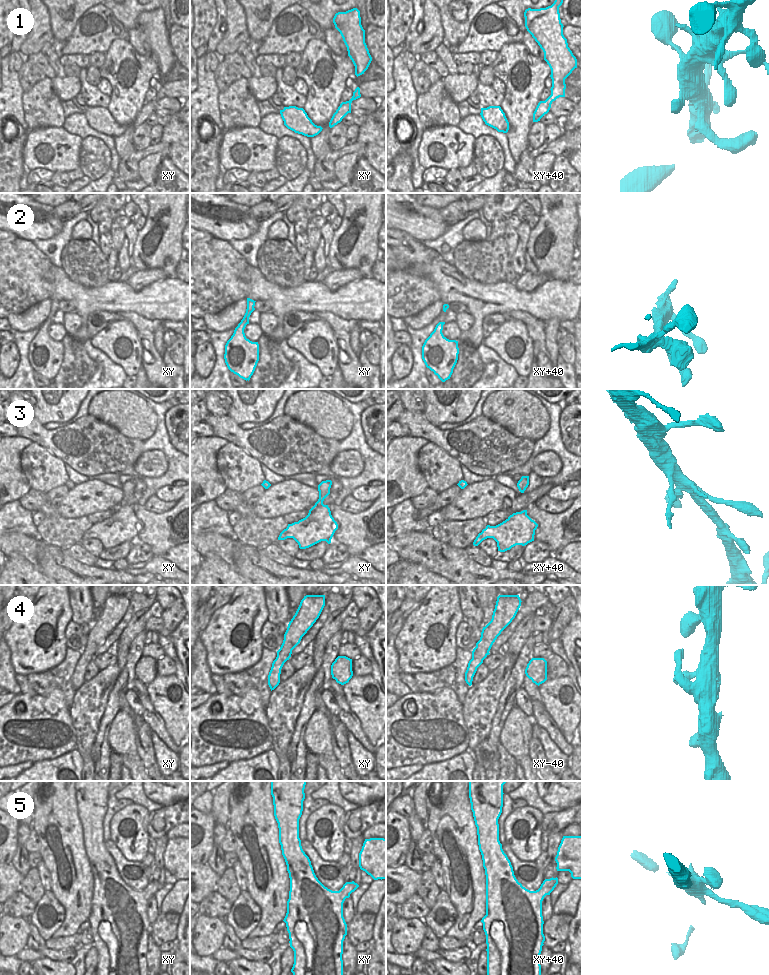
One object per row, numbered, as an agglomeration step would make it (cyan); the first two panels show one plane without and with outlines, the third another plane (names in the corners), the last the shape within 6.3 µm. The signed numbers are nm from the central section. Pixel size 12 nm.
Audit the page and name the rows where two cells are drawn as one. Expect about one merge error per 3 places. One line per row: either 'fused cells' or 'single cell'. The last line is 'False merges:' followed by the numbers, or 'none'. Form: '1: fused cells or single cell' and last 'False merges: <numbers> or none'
1: single cell
2: single cell
3: single cell
4: single cell
5: single cell
False merges: none

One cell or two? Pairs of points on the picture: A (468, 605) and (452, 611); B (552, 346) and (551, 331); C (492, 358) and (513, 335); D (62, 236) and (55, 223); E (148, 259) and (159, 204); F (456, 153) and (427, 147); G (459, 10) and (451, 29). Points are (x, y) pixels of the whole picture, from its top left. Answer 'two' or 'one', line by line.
A: two
B: one
C: two
D: two
E: one
F: one
G: one

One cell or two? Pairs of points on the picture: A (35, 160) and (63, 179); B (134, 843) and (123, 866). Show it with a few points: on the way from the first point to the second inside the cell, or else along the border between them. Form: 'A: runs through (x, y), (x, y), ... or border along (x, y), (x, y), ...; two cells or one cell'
A: border along (67, 172), (54, 173); two cells
B: border along (111, 840), (128, 860), (141, 862); two cells

